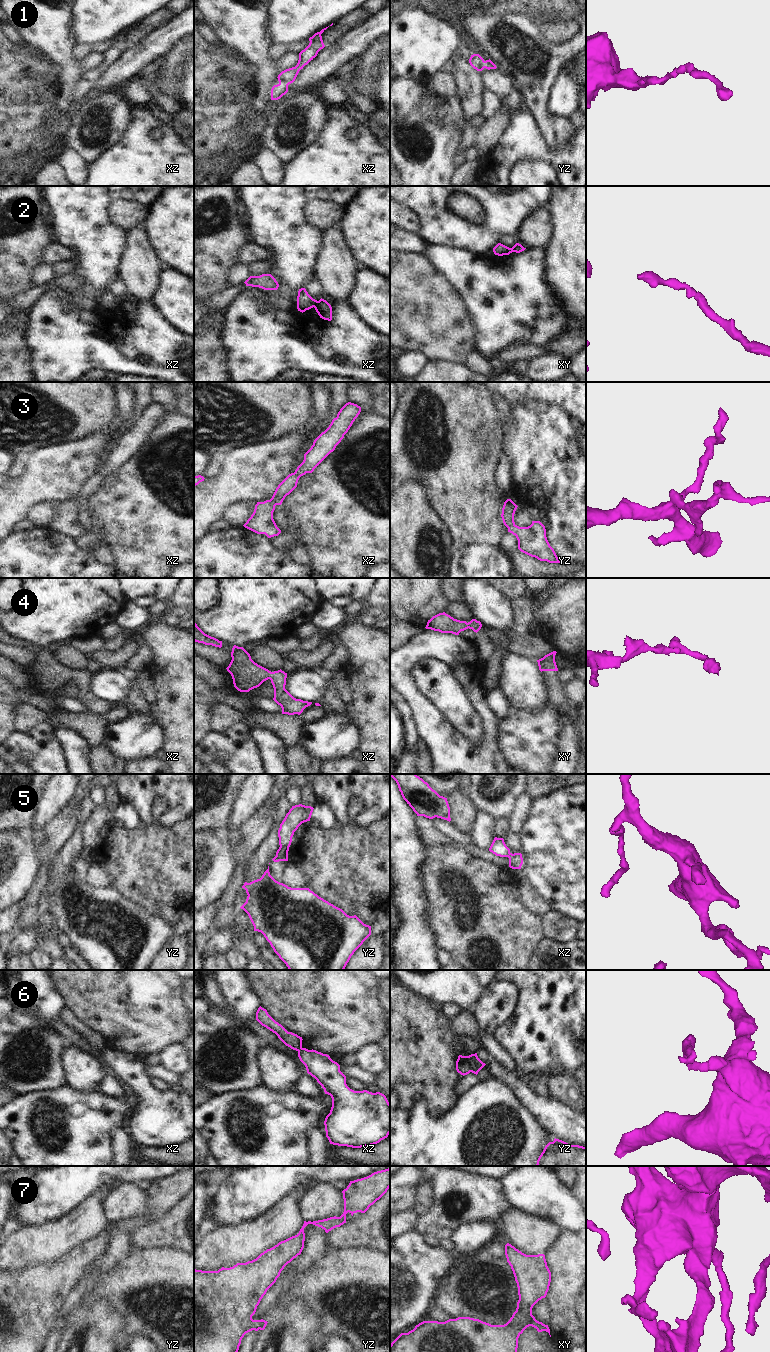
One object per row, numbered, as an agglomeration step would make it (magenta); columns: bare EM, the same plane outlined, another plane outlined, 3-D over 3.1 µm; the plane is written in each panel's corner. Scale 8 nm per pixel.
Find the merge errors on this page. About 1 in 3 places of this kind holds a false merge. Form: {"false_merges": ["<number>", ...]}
{"false_merges": ["2", "5", "6"]}

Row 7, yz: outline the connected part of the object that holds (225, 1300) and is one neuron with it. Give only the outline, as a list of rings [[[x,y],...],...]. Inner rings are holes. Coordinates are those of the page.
[[[390,1168],[350,1181],[342,1191],[344,1212],[340,1217],[318,1221],[304,1221],[299,1233],[261,1253],[256,1259],[237,1263],[233,1267],[222,1267],[218,1271],[194,1269],[194,1352],[238,1352],[244,1335],[252,1330],[264,1330],[267,1321],[253,1320],[257,1306],[267,1290],[276,1282],[284,1267],[301,1254],[304,1248],[304,1228],[308,1224],[321,1227],[326,1233],[346,1223],[349,1212],[365,1213],[390,1188]]]

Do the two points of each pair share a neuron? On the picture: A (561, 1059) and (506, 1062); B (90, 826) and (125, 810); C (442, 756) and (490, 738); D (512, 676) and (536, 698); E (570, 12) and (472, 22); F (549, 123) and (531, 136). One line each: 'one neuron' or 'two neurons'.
A: two neurons
B: two neurons
C: one neuron
D: one neuron
E: two neurons
F: two neurons

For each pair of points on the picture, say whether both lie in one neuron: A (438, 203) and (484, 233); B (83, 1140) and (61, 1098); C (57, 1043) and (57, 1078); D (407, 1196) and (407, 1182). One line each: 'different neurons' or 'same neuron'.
A: same neuron
B: same neuron
C: same neuron
D: same neuron

